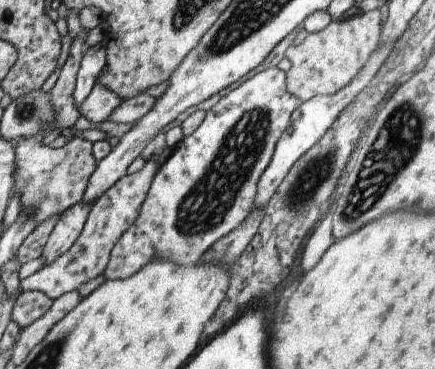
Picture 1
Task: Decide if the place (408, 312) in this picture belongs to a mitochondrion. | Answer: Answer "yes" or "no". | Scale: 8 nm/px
no

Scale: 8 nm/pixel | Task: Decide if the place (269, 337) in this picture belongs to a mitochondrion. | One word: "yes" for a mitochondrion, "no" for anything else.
no

